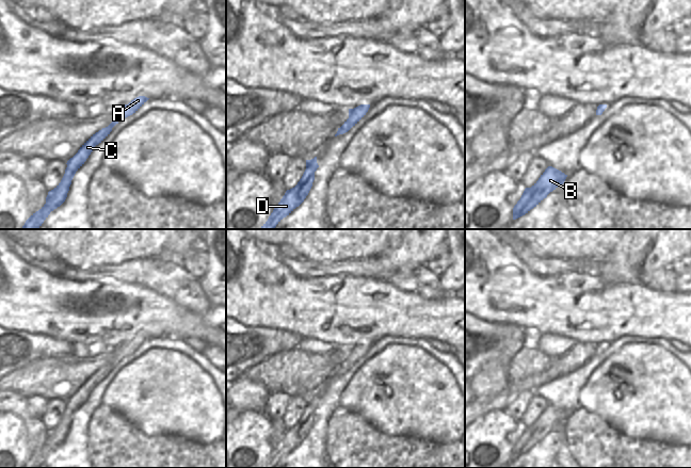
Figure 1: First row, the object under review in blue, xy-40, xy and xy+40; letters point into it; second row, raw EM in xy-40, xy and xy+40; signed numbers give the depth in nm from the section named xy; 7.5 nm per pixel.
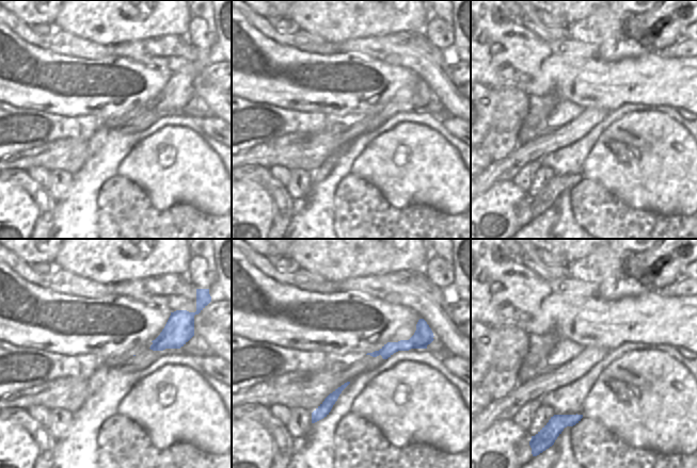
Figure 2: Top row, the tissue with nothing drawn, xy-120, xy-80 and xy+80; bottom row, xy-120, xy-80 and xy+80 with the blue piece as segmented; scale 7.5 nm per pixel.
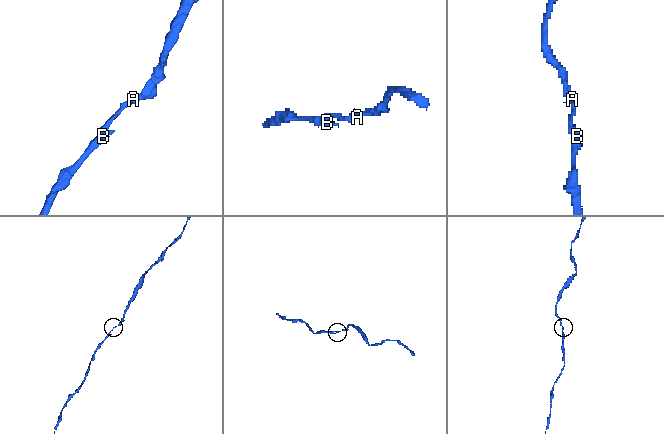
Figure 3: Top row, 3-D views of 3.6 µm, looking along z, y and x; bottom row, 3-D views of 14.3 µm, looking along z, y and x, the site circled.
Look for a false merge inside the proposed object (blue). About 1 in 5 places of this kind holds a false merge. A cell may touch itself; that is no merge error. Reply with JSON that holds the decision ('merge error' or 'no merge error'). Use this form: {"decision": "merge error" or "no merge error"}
{"decision": "no merge error"}

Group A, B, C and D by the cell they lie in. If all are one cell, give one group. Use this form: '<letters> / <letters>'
A B C D

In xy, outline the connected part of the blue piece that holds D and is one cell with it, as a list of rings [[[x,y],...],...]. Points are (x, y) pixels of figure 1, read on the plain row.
[[[317,396],[306,399],[306,408],[298,423],[286,430],[280,440],[274,446],[268,459],[259,468],[274,468],[284,456],[304,440],[312,425],[315,410],[318,406]]]

